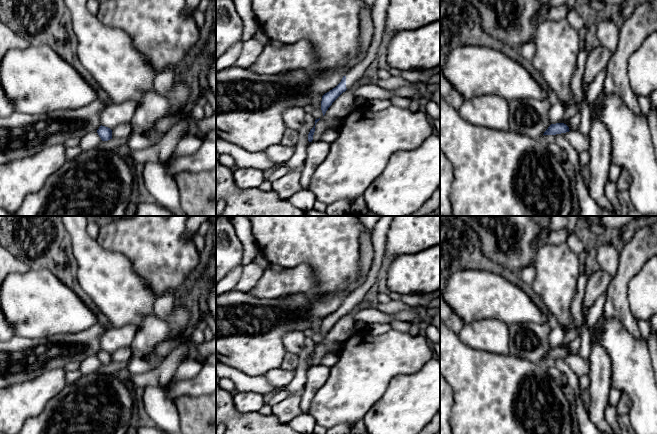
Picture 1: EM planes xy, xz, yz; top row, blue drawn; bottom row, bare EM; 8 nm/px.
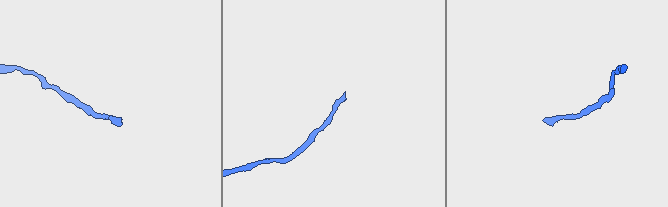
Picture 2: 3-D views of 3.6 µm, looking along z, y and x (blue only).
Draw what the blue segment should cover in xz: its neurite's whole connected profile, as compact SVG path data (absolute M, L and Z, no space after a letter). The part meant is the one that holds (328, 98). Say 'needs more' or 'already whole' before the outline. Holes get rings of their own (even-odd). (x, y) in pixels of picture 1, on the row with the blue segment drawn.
needs more | M376 0L372 6L371 18L373 20L374 34L366 56L356 65L352 66L343 76L341 82L332 90L322 96L321 110L323 116L332 103L359 78L361 78L371 62L377 59L380 43L384 36L386 10L391 0Z

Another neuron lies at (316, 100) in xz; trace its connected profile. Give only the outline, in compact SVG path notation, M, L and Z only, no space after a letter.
M315 93L311 95L311 105L314 107L314 111L312 112L312 117L316 120L323 116L322 110L321 110L321 101L322 96L319 96Z

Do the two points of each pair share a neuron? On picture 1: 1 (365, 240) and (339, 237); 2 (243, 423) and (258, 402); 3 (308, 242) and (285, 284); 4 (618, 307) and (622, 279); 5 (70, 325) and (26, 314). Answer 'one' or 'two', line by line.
1: two
2: two
3: two
4: one
5: one

